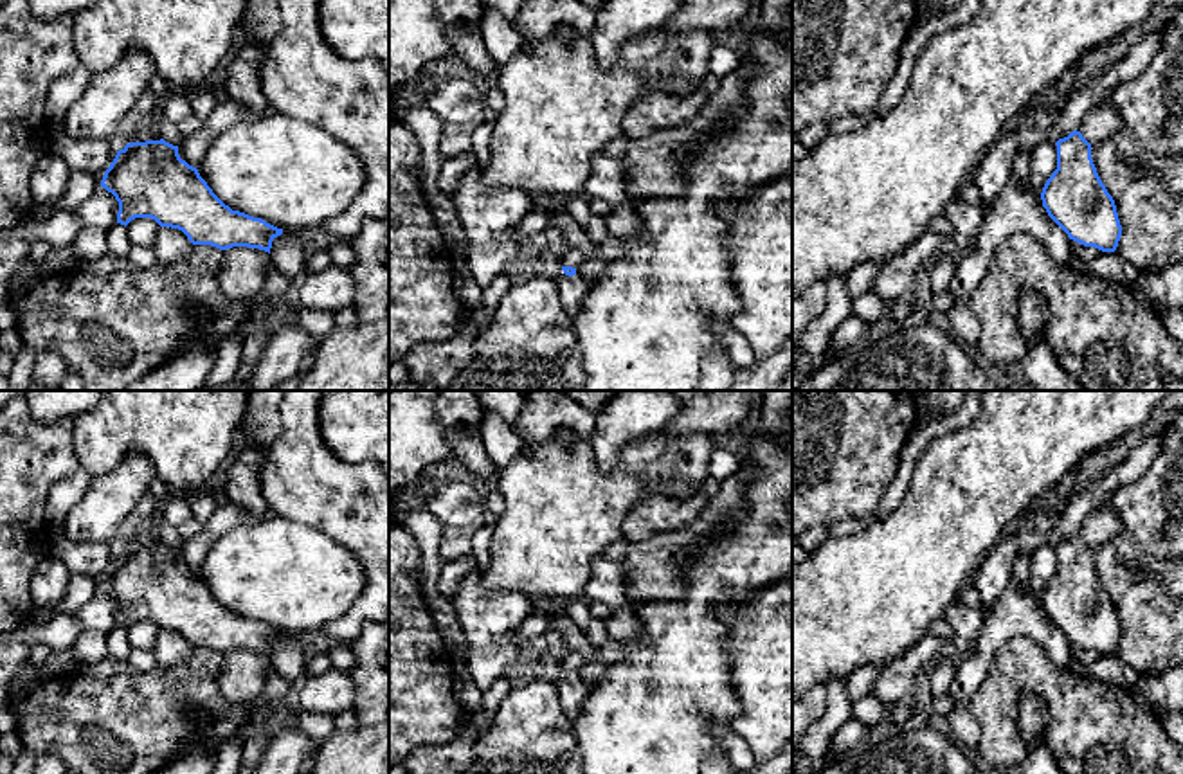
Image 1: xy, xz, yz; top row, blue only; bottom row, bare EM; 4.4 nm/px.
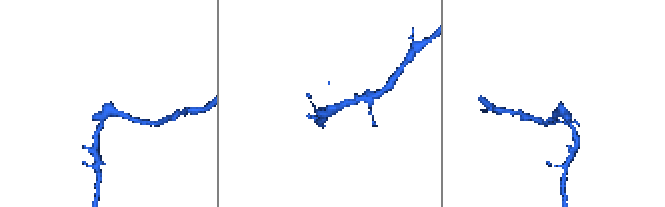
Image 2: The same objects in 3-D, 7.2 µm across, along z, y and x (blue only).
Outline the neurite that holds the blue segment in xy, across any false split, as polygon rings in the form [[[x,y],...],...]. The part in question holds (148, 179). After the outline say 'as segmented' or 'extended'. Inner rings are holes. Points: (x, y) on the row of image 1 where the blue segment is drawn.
[[[164,139],[130,142],[119,149],[104,171],[101,187],[119,202],[117,223],[126,227],[135,218],[151,218],[160,227],[182,230],[193,245],[211,245],[220,250],[248,247],[270,254],[272,241],[283,234],[283,229],[225,205],[198,169],[180,158],[178,146]]]; as segmented

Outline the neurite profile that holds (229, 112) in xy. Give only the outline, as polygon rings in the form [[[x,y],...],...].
[[[227,97],[225,101],[218,103],[212,113],[203,121],[202,128],[178,146],[178,155],[189,166],[198,167],[202,162],[211,140],[229,130],[230,126],[247,121],[247,108],[243,101],[234,101]]]

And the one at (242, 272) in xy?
[[[248,247],[223,250],[218,272],[221,295],[236,302],[259,301],[259,292],[270,268],[272,259],[265,250]]]

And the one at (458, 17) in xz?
[[[436,0],[436,14],[445,27],[454,52],[479,74],[499,72],[490,58],[481,32],[472,27],[481,16],[481,0]]]

